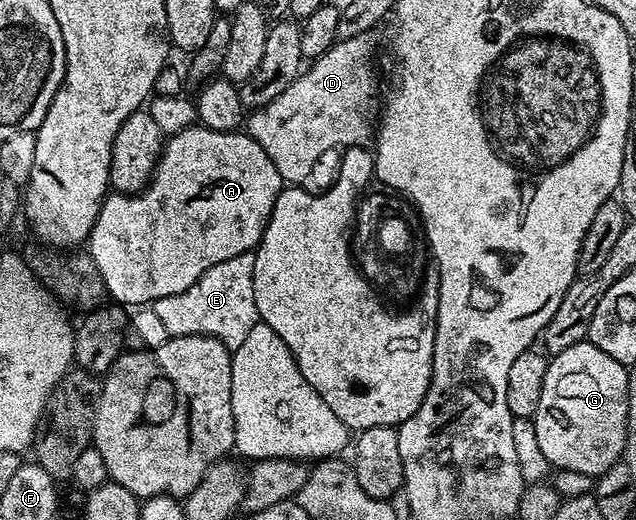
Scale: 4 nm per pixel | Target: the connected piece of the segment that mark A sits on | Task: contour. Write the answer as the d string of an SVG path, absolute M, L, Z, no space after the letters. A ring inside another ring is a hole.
M202 125L187 127L176 135L170 136L164 142L163 152L159 155L159 163L155 166L155 172L152 173L151 179L142 191L133 195L111 193L103 200L101 209L97 213L97 221L93 225L91 235L85 244L86 254L91 256L93 265L97 265L106 294L110 298L112 295L115 298L112 300L116 304L127 309L153 305L161 297L173 297L173 293L185 293L185 289L189 289L189 285L193 285L193 281L197 281L201 277L201 273L213 269L213 265L221 265L221 261L229 261L229 257L237 257L246 251L254 252L263 240L263 230L266 229L268 221L271 220L273 205L277 201L277 197L283 192L284 186L281 173L277 173L273 161L269 161L269 153L265 153L265 149L261 149L261 145L257 145L257 141L253 141L251 135L242 130L210 131L208 127Z

